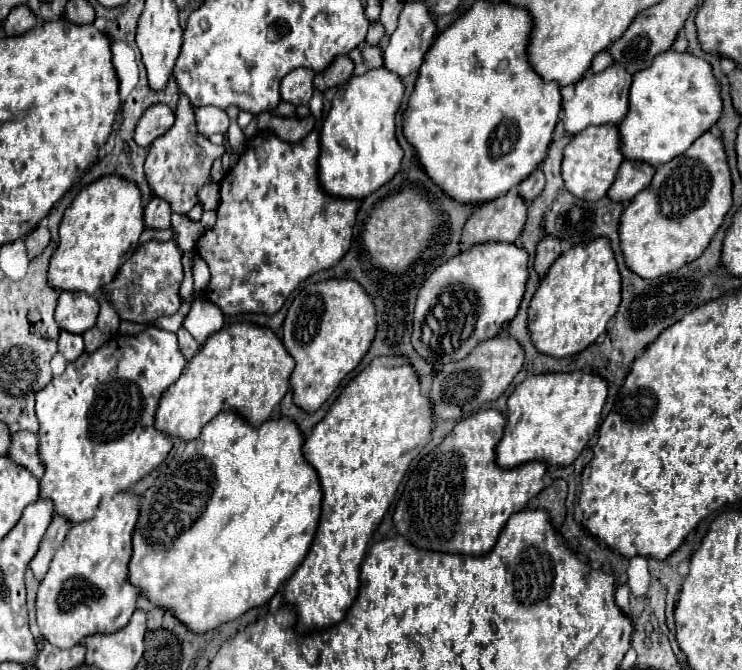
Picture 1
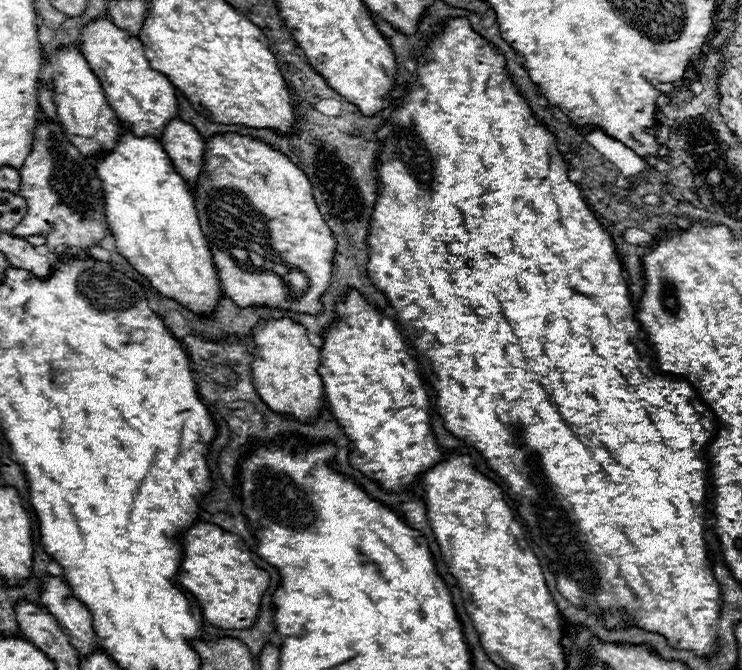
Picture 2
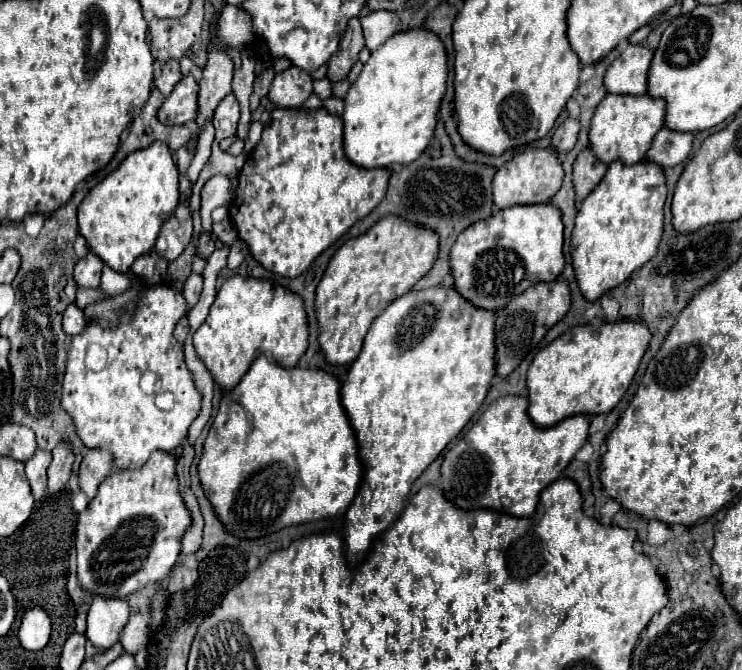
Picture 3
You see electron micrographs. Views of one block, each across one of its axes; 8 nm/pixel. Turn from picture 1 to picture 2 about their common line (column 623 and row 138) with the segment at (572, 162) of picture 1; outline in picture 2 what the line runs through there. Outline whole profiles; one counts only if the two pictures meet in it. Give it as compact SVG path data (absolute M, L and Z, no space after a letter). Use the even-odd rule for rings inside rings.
M102 18L84 28L80 50L92 72L98 76L104 96L110 108L116 112L122 128L130 130L134 136L154 136L160 140L166 124L178 118L176 88L164 74L150 68L150 60L144 54L142 42L114 26L110 18Z

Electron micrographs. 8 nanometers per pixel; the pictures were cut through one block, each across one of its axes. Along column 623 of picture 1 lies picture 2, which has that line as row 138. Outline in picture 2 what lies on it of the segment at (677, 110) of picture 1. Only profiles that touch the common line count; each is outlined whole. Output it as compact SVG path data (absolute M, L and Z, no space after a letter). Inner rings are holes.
M124 130L118 148L102 162L94 162L94 168L98 168L98 178L102 180L102 190L106 192L106 220L118 252L152 284L152 288L158 290L162 298L172 298L202 318L210 316L222 296L220 276L200 228L194 196L190 194L186 180L170 164L162 144L154 138L138 138Z

